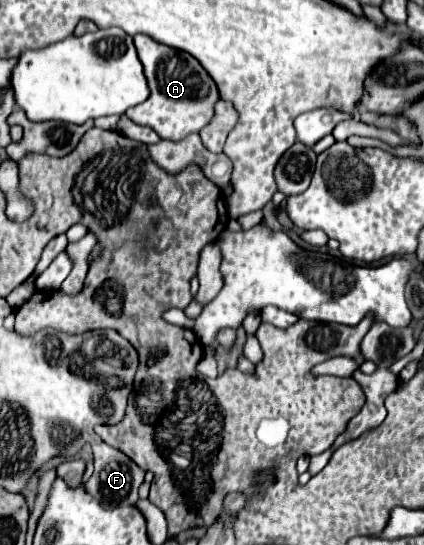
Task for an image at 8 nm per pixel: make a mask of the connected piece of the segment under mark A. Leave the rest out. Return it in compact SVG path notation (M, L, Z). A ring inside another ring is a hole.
M136 34L134 46L148 78L150 98L138 106L128 108L126 116L140 126L152 128L160 138L166 140L182 140L190 132L200 132L210 122L214 104L218 102L218 88L214 80L206 74L194 56L164 46L146 34Z

